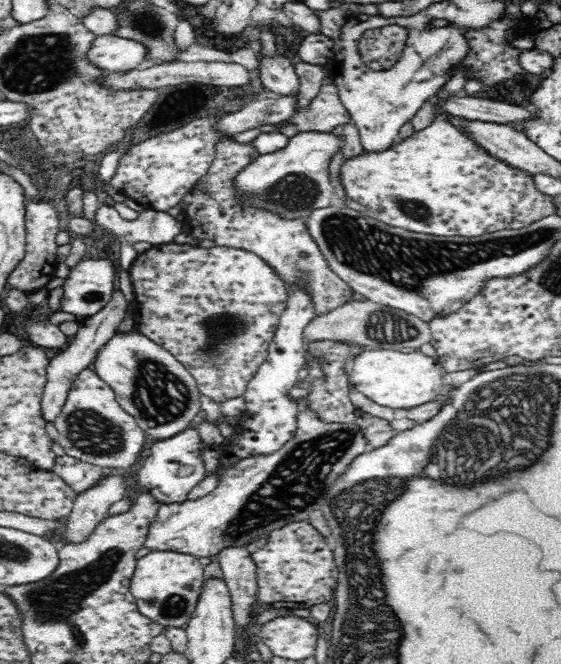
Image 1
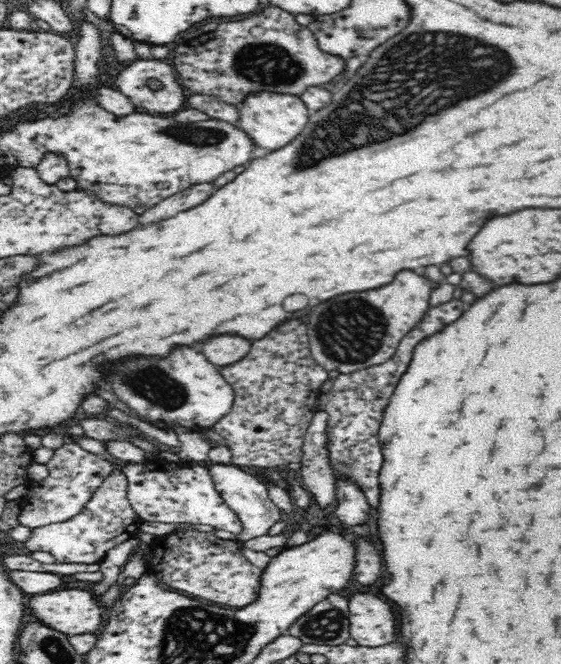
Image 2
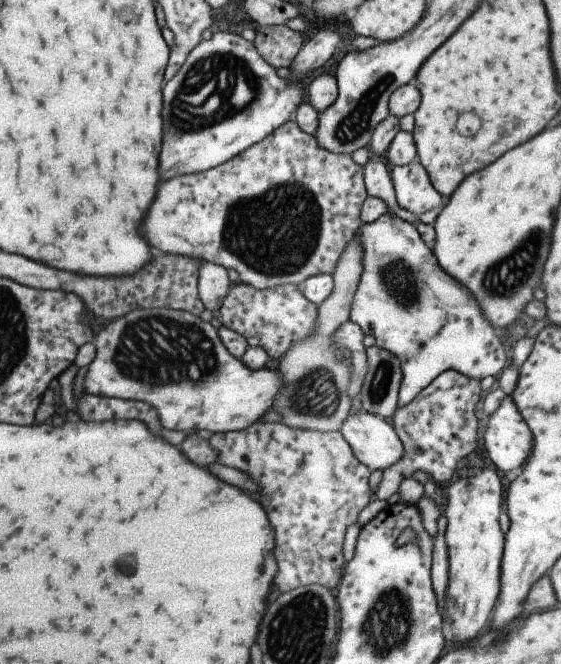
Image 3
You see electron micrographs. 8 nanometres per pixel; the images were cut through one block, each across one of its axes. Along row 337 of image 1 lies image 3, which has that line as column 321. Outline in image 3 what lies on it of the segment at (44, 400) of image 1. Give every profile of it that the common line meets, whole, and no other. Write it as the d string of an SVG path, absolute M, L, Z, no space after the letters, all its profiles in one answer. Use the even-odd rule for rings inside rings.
M334 71L317 73L306 83L306 99L318 113L334 104L338 96L337 77Z

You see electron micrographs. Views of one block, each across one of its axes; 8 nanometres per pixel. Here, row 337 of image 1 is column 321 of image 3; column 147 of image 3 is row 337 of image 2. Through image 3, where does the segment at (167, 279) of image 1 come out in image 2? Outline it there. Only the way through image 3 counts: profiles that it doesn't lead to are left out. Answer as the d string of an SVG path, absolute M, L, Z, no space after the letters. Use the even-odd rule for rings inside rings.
M220 336L204 342L200 350L212 364L228 366L250 352L250 342L242 340L240 336Z

